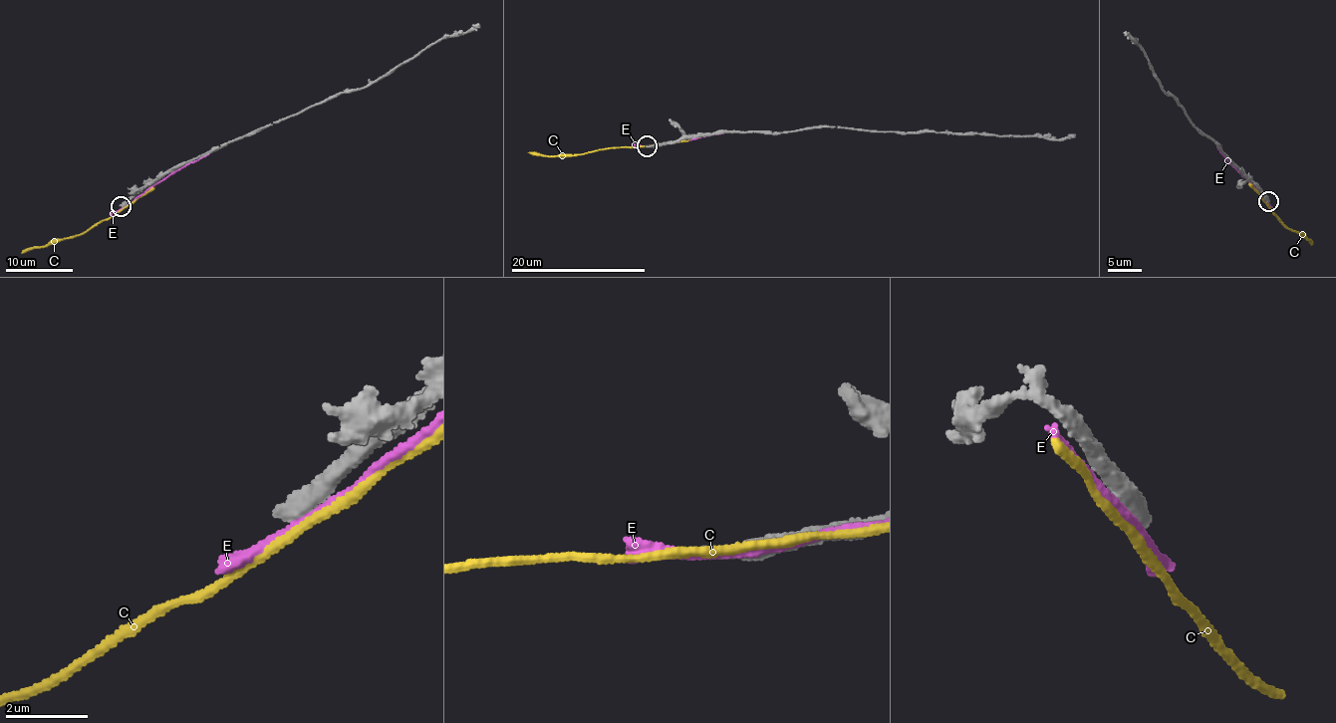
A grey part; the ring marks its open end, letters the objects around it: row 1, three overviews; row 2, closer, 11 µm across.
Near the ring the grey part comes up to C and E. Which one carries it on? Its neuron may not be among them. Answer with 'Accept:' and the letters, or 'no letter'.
Accept: no letter

